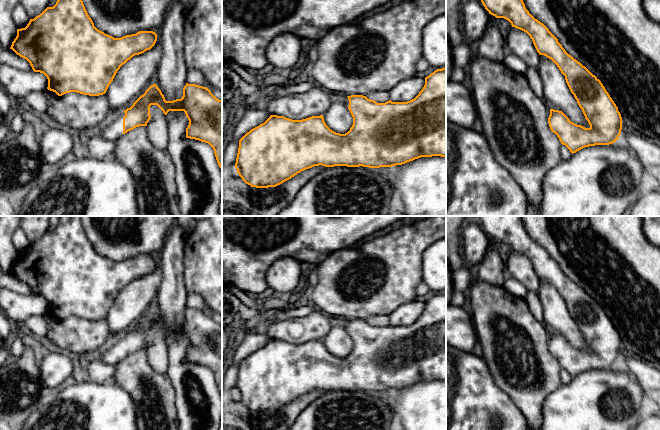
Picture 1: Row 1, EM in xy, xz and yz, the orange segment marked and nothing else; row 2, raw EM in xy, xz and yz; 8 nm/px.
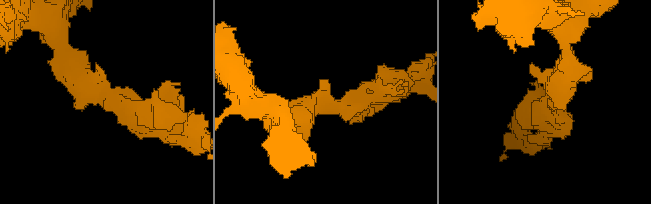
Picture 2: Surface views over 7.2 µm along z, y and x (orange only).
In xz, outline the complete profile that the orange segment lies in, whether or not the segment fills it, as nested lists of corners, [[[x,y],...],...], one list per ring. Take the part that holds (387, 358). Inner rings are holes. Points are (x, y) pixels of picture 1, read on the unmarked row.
[[[446,292],[437,293],[425,301],[425,309],[419,318],[407,326],[377,327],[363,319],[340,321],[353,341],[353,349],[345,358],[332,355],[325,347],[323,339],[302,344],[292,344],[284,340],[270,339],[259,350],[251,353],[239,364],[235,387],[242,404],[256,412],[276,411],[291,403],[301,395],[314,390],[347,391],[392,391],[402,389],[421,381],[446,381]]]

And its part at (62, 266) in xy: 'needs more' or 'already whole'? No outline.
already whole

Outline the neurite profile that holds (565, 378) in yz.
[[[561,368],[559,371],[559,378],[560,378],[561,384],[563,384],[563,385],[569,384],[572,379],[570,374],[563,368]]]

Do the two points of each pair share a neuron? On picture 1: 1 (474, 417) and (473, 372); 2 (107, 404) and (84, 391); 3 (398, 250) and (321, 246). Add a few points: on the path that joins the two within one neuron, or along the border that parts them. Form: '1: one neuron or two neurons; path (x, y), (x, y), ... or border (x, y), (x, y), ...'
1: one neuron; path (473, 406), (473, 383)
2: one neuron; path (101, 404), (90, 395)
3: two neurons; border (349, 247), (334, 250), (327, 257)

